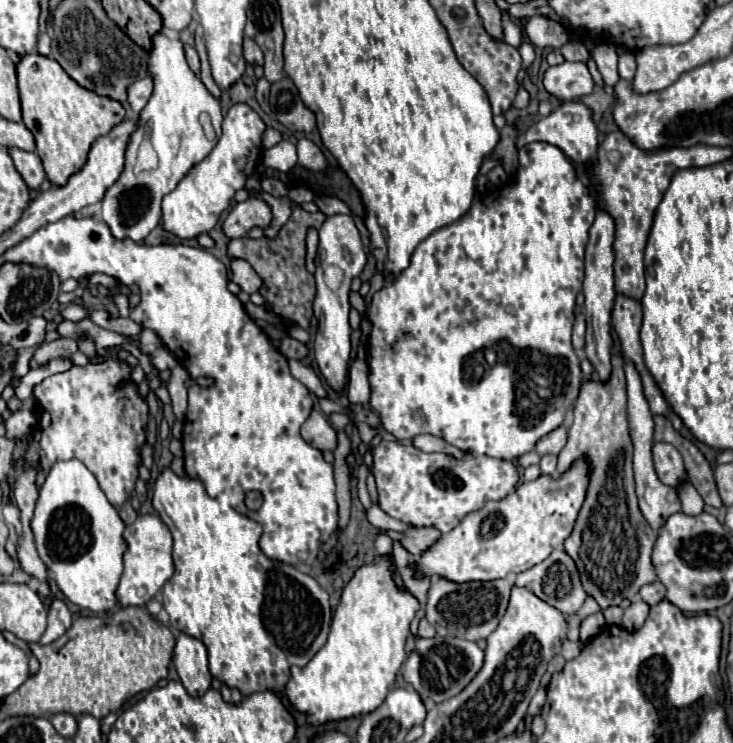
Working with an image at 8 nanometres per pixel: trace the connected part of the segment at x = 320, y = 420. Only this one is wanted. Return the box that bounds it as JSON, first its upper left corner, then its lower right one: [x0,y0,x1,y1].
[300,411,336,451]

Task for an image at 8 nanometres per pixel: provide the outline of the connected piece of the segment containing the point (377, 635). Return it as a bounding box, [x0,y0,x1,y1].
[286,561,420,725]

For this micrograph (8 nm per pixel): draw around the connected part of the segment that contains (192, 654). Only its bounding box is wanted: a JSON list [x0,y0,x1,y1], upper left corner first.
[172,633,212,697]

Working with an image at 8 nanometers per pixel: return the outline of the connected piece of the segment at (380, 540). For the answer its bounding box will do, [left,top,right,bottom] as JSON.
[375,532,392,559]

